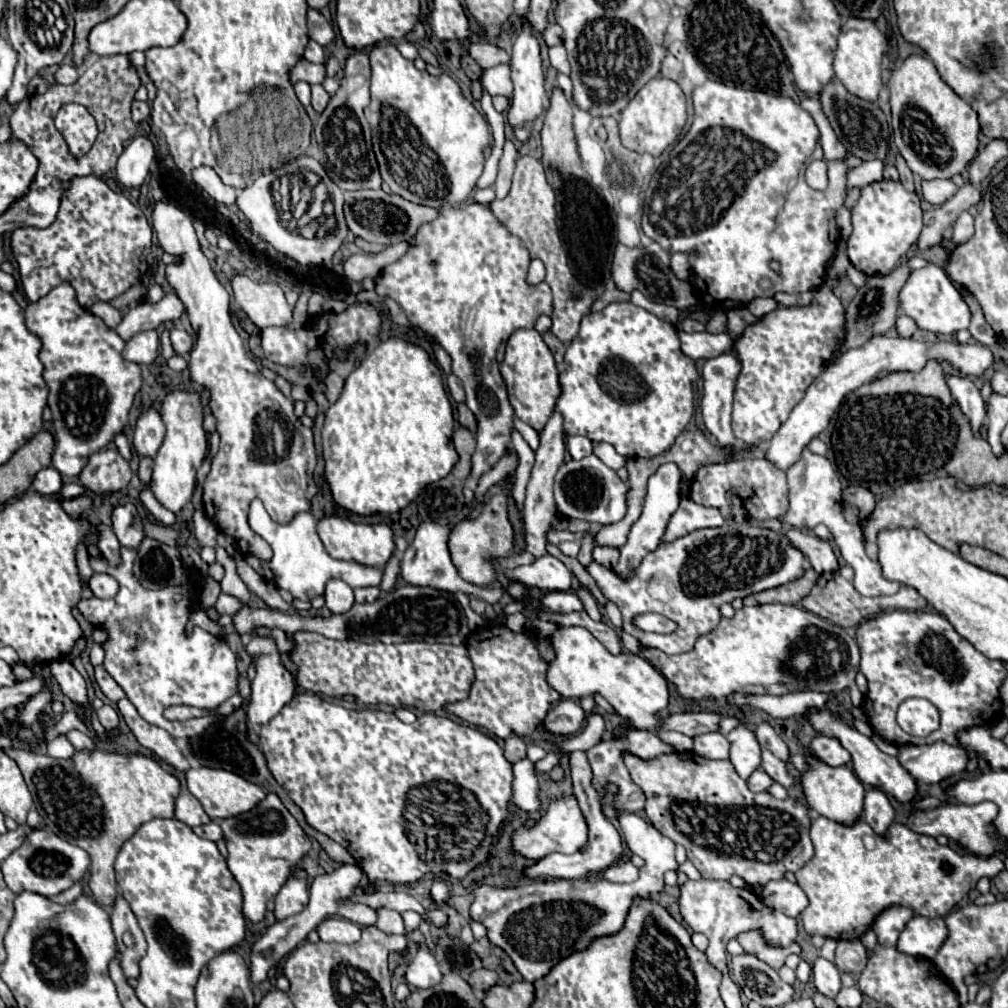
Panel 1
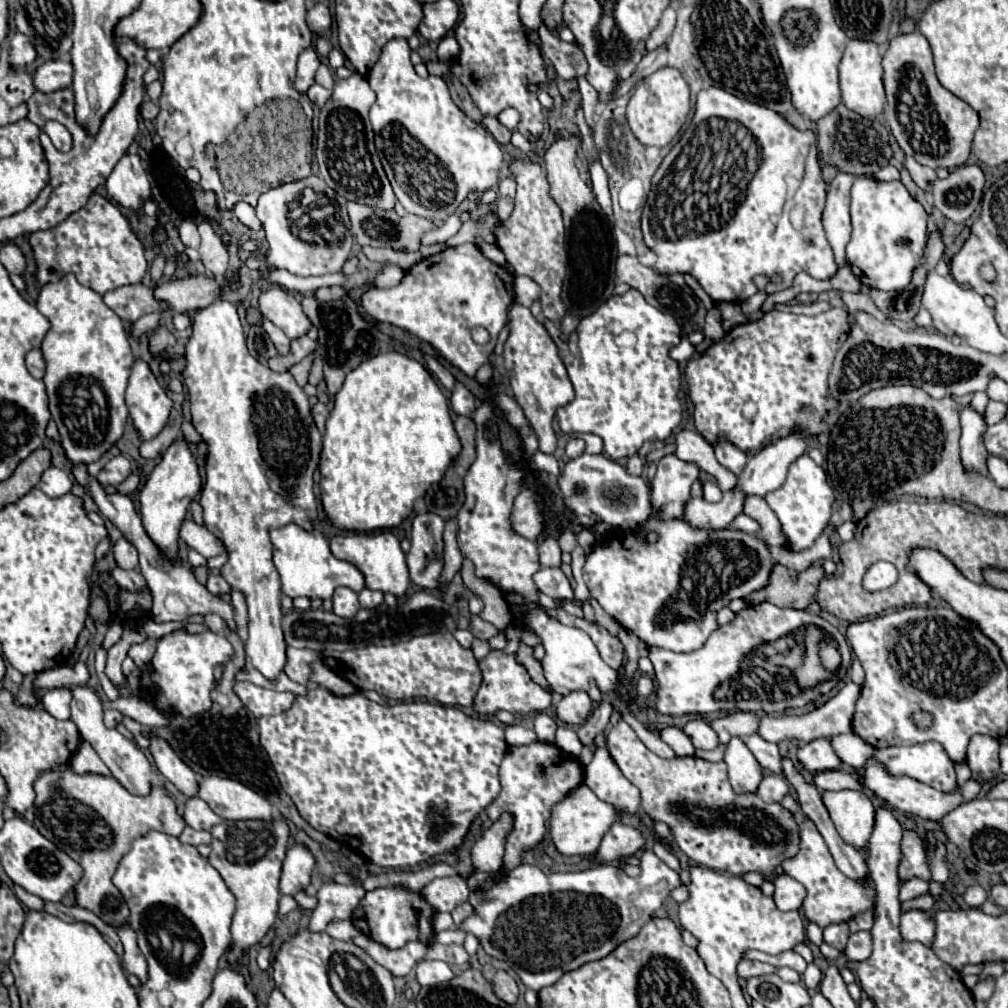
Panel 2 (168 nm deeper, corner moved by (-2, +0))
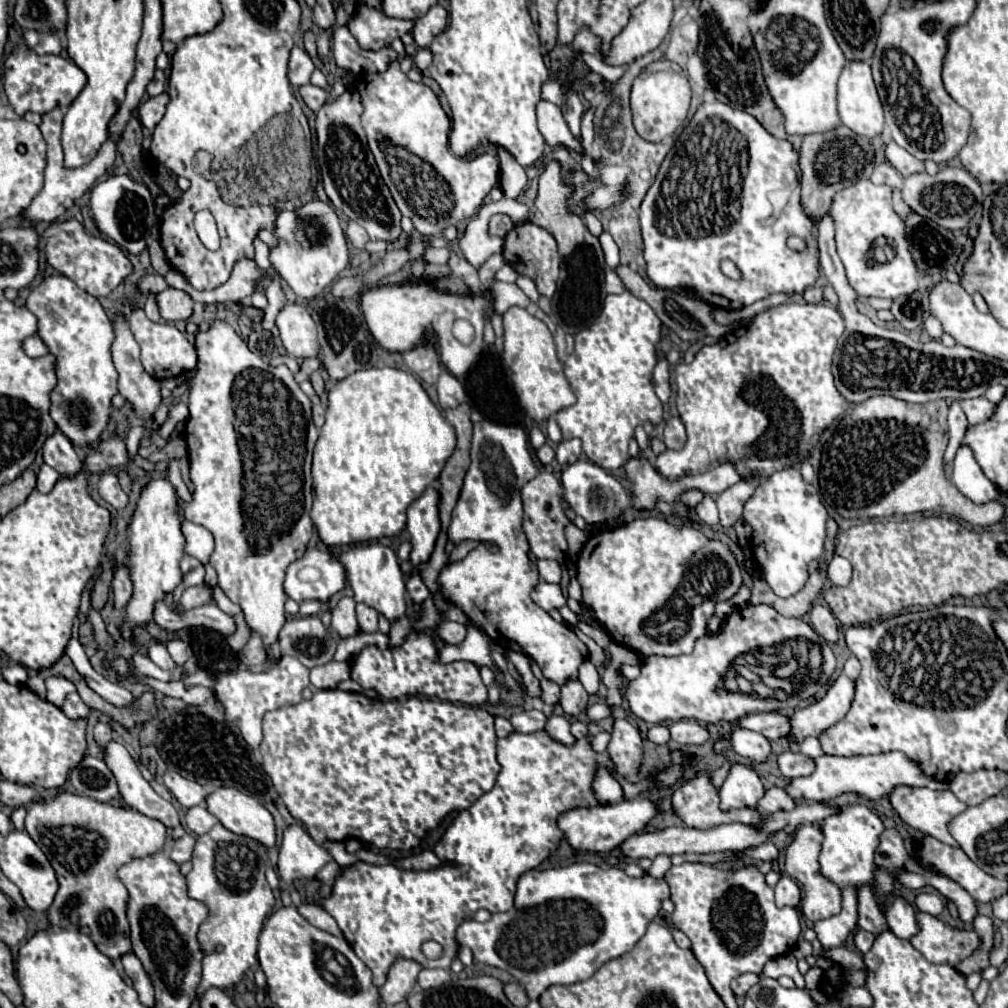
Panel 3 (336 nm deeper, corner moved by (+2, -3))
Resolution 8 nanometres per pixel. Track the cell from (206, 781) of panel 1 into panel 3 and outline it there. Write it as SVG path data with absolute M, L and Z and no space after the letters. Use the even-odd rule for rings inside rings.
M222 786L208 794L206 806L222 822L224 828L258 840L268 848L274 846L274 820L257 795L250 796L240 792L238 788Z

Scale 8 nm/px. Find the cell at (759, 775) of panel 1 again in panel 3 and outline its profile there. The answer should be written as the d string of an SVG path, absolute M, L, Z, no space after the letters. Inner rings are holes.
M772 786L764 792L764 796L760 798L758 806L764 810L764 812L780 812L780 810L792 810L794 808L794 800L786 794L784 788L780 786Z

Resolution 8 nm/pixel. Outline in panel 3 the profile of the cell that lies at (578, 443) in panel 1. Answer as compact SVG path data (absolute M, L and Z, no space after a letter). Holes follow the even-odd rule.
M572 438L572 440L562 440L562 442L558 444L558 450L556 450L556 460L558 460L562 466L574 464L580 456L582 456L582 442L580 442L578 438Z

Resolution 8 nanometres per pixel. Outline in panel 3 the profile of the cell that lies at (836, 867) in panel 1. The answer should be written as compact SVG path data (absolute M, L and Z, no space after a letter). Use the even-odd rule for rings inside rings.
M802 824L798 826L790 846L786 848L786 860L784 860L784 872L802 886L802 892L804 892L802 914L810 922L826 920L842 910L842 890L820 870L820 862L818 862L820 850L822 850L822 840L818 838L818 828L814 828L812 824Z

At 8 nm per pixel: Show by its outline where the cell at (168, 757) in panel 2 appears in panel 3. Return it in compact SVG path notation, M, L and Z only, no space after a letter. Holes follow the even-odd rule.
M166 770L164 776L162 776L164 784L168 786L168 790L176 796L176 800L184 806L184 808L192 808L192 806L198 806L206 800L206 790L194 782L194 780L186 780L182 778L180 774L172 772L172 770Z

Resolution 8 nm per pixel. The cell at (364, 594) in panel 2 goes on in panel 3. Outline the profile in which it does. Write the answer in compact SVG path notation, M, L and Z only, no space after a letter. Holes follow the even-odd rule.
M356 604L358 624L362 632L378 632L378 612L366 604Z

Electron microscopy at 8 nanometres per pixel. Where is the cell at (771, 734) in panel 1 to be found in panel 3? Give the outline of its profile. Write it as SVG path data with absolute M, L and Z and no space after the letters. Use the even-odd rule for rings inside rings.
M868 884L856 888L856 898L858 898L858 926L872 934L880 934L882 930L886 930L888 928L886 920L878 910L878 904Z

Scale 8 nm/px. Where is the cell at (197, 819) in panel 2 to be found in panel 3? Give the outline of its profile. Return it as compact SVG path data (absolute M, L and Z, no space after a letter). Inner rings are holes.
M198 804L198 806L192 806L186 812L184 822L186 822L186 826L188 826L190 832L194 832L196 836L200 836L200 834L210 832L214 828L214 824L218 824L218 818L214 814L210 814L204 804Z

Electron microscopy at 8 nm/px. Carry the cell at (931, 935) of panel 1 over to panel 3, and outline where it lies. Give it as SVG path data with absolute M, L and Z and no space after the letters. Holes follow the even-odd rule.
M894 898L890 902L890 908L886 908L886 922L890 930L904 940L910 940L920 930L916 922L916 910L904 898Z

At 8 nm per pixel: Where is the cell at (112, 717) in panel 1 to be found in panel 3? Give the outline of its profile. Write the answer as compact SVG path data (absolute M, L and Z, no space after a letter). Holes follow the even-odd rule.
M98 722L94 726L94 740L98 742L98 746L110 742L112 740L112 732L114 732L114 728L112 728L110 722Z

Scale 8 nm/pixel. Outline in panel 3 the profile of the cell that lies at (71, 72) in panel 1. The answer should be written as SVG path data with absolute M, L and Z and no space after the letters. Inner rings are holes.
M22 44L4 60L2 70L4 70L6 96L18 116L22 116L28 110L36 114L50 112L52 108L66 110L86 84L86 74L72 60L54 56L54 54L38 56L34 50Z

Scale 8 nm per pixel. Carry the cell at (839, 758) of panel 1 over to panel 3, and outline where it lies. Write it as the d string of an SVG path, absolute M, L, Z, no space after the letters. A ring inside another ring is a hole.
M784 752L778 756L780 772L786 778L798 778L798 776L810 776L816 768L814 760L804 756L802 752Z

